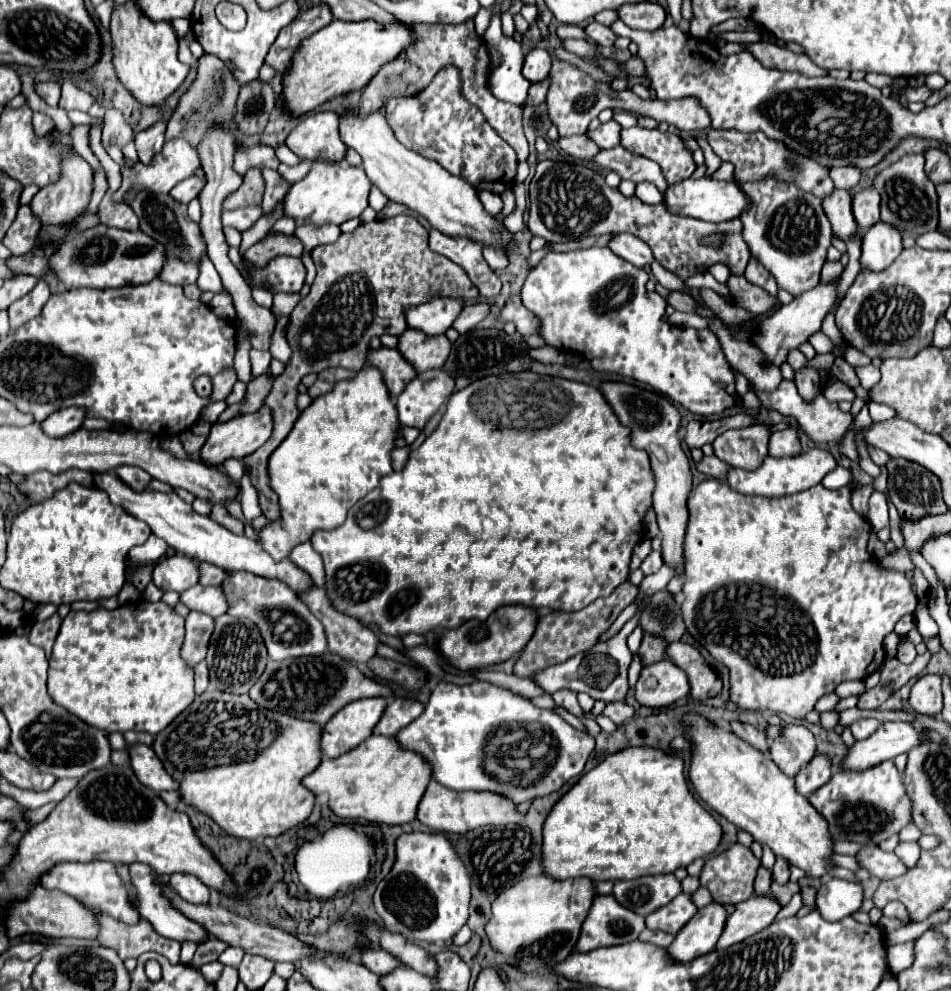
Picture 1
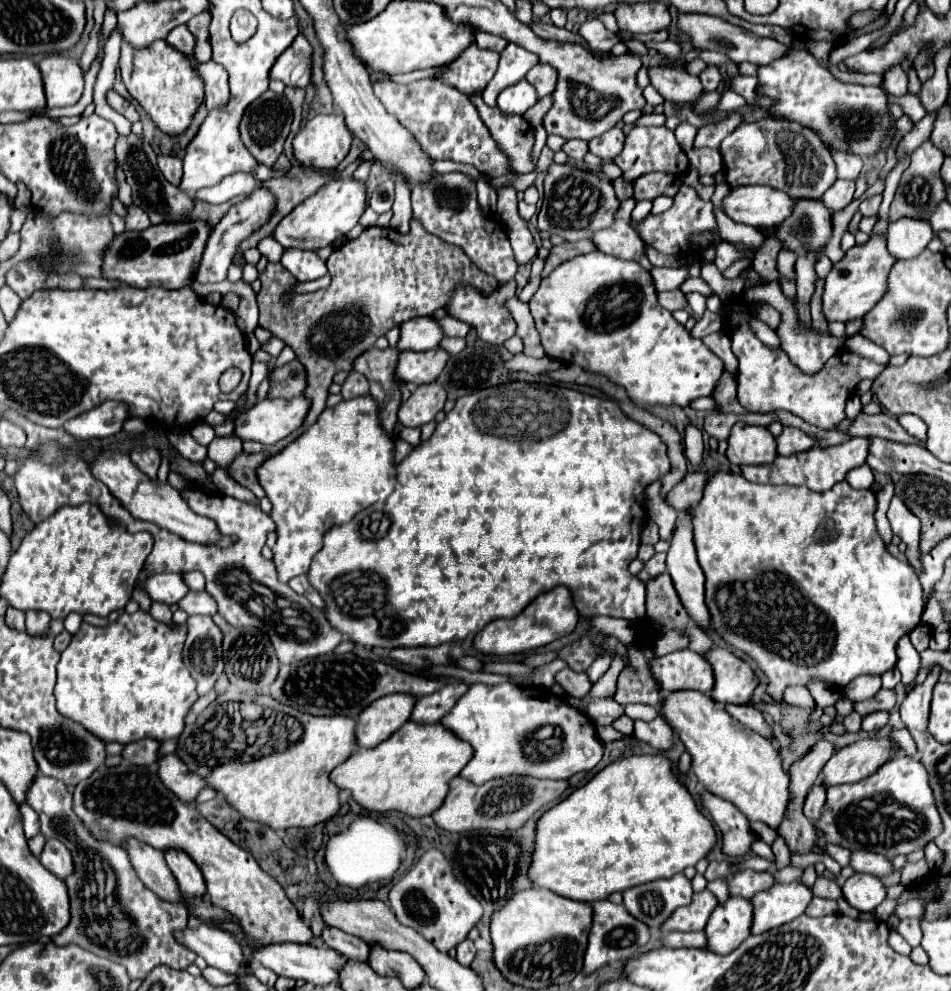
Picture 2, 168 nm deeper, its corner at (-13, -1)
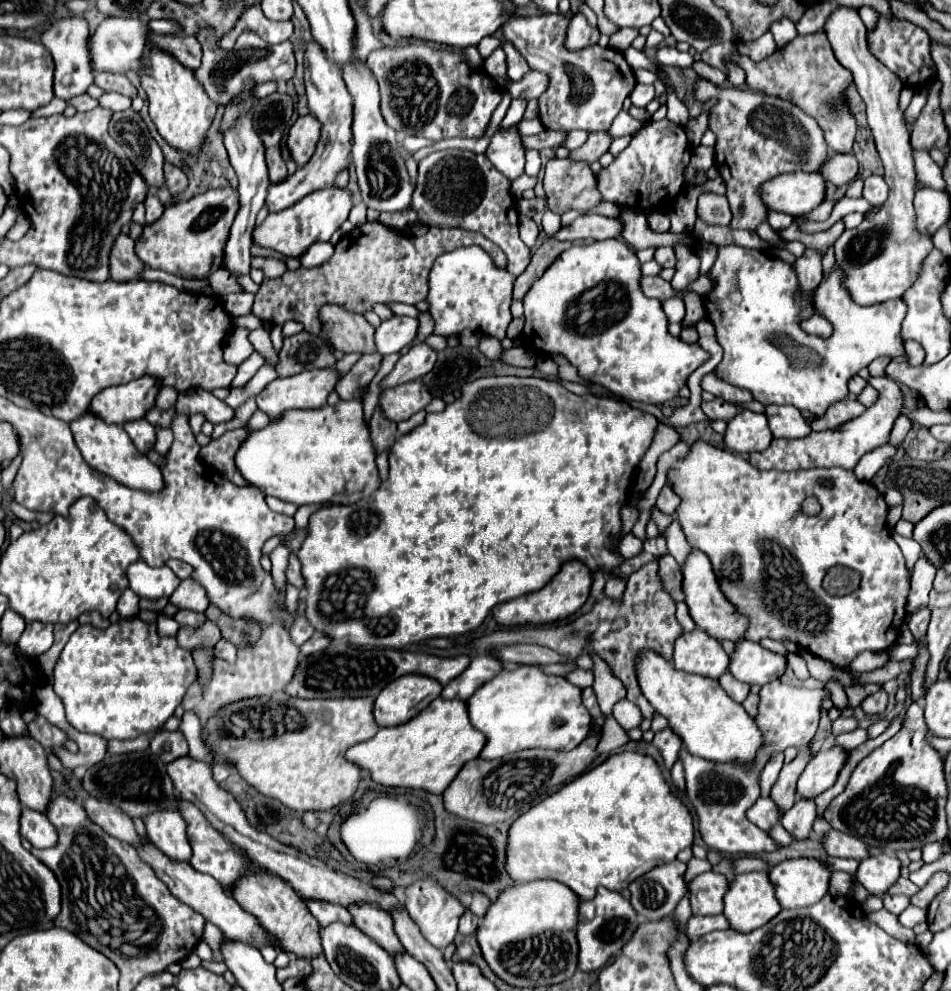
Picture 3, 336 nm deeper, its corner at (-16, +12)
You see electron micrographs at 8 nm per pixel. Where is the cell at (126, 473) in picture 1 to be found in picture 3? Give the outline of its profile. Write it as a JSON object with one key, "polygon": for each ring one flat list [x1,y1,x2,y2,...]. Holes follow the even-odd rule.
{"polygon":[[138,419,138,421,128,421,128,423,124,423,124,431,130,435,132,443,136,445,136,449,138,449,140,453,146,453,148,449,154,447,156,429,154,429,146,419]]}

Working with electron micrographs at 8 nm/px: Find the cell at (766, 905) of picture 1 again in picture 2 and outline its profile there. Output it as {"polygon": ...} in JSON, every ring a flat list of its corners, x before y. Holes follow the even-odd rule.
{"polygon":[[801,882,773,884,773,888,753,896,751,934,763,934,801,916,811,900,811,890]]}

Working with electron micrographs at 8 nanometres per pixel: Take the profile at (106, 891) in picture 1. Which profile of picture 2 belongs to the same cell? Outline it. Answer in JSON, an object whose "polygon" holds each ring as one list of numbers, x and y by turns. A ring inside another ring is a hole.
{"polygon":[[47,840,47,844,45,844,39,860,41,860,41,864,49,872,53,872,61,880,67,880,73,874,73,870,75,870,71,852,59,840]]}

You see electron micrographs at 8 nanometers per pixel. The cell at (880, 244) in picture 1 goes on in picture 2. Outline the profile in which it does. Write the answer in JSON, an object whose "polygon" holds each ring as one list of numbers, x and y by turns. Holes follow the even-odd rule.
{"polygon":[[897,220,891,222,885,234,887,250,895,260,907,260,919,256,929,240,933,238,933,230,925,220]]}

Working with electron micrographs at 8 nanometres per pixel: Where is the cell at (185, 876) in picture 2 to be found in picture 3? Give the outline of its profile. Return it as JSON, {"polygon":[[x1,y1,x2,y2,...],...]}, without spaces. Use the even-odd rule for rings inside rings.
{"polygon":[[176,809,154,811,144,817,144,825,150,841,160,851,176,861,188,861,188,855,192,855,192,847,188,847,186,823]]}

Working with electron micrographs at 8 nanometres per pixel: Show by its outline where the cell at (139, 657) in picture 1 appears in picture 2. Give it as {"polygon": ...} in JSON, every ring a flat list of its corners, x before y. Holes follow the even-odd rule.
{"polygon":[[143,610,135,614,121,614,113,624,105,628,83,622,71,644,65,648,65,652,61,652,61,662,57,664,57,710,63,716,69,716,71,720,77,720,85,728,89,728,89,732,93,732,95,736,101,736,101,740,105,742,129,744,141,738,177,738,185,728,187,712,199,698,195,680,185,668,181,656,185,636,185,624,165,624]]}

